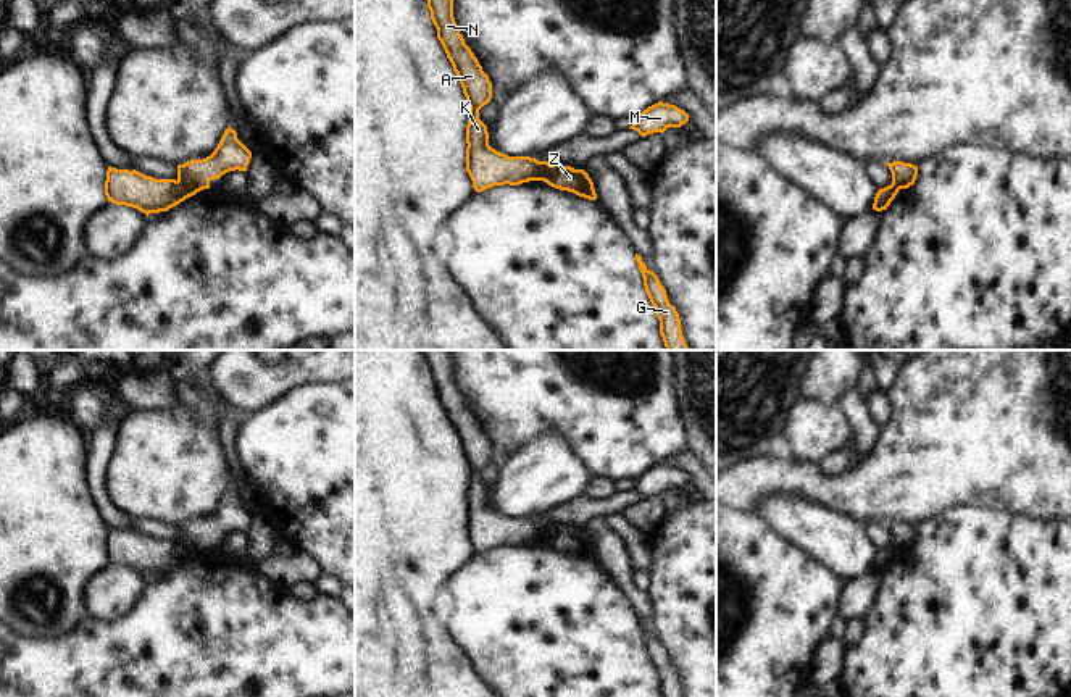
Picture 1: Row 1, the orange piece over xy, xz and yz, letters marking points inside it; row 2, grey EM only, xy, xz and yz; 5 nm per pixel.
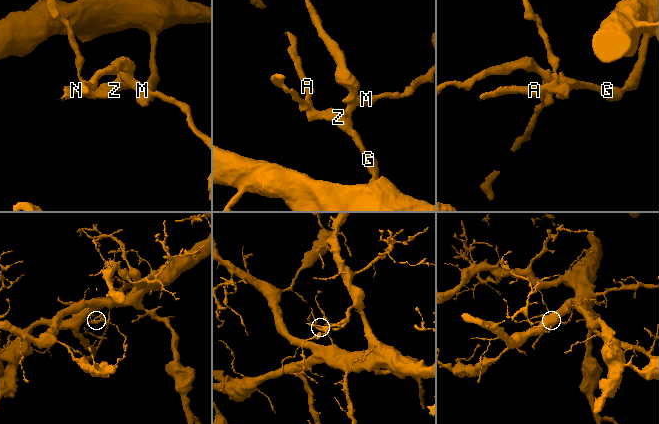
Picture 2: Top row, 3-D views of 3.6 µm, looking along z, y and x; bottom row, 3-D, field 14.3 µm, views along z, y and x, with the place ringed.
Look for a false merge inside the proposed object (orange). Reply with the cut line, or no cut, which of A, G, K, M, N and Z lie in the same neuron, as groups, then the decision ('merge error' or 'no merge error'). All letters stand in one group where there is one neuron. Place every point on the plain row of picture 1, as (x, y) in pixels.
xy (178, 541), (184, 542), (195, 554) | A K N / G M Z | merge error

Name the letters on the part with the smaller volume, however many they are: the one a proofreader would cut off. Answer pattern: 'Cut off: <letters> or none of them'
Cut off: A, K, N

